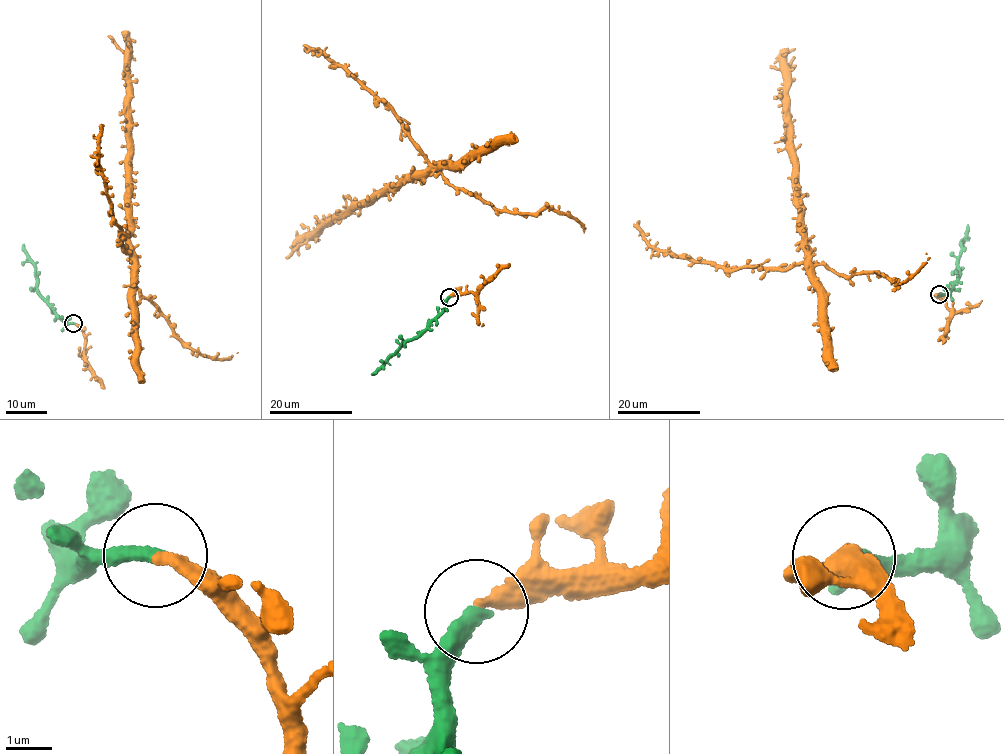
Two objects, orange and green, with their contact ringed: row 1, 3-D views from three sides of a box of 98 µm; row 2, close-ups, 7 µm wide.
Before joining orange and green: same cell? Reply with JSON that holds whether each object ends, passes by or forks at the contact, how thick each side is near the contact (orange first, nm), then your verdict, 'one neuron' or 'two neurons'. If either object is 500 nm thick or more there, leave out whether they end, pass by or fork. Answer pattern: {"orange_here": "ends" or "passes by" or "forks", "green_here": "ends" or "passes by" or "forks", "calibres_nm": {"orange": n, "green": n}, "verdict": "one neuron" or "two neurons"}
{"orange_here": "ends", "green_here": "ends", "calibres_nm": {"orange": 300, "green": 400}, "verdict": "one neuron"}

